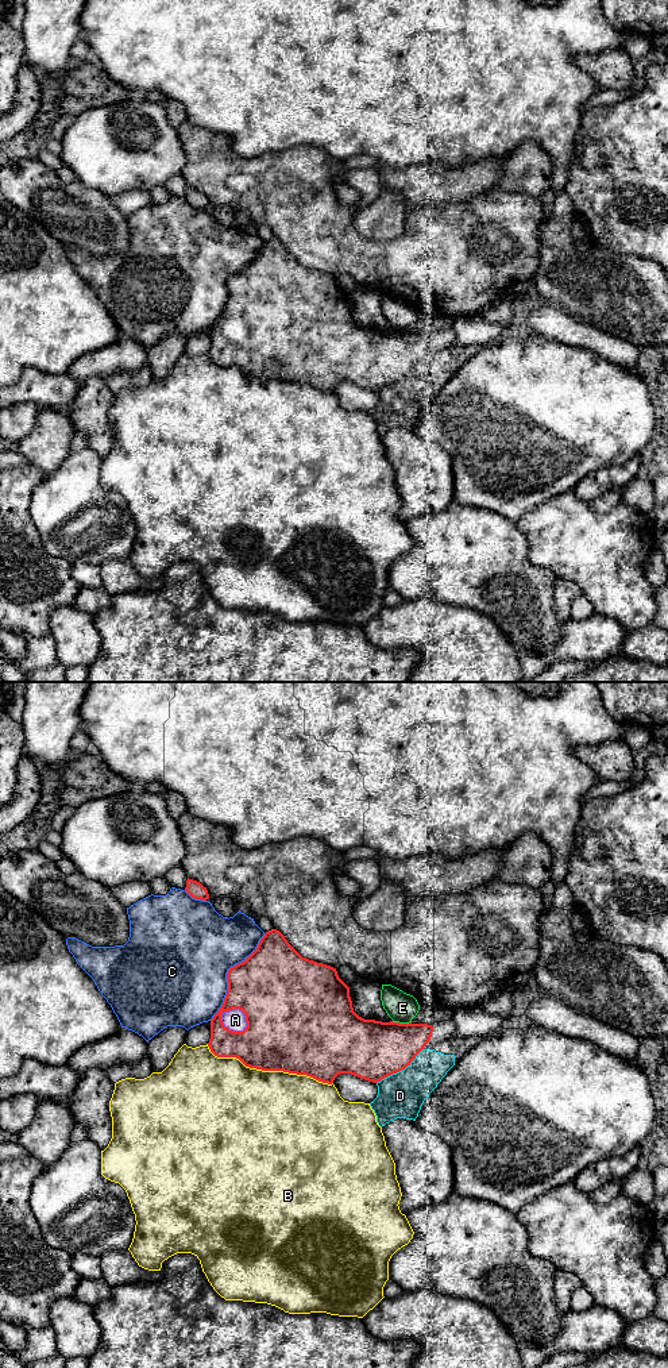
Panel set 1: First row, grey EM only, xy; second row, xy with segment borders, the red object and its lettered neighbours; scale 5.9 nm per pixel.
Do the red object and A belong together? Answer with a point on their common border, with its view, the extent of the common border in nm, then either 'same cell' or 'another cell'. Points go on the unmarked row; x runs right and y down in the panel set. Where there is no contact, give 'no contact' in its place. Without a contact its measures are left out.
contact xy (228, 338); length 190 nm; same cell

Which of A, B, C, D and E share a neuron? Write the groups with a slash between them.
A / B / C / D / E

